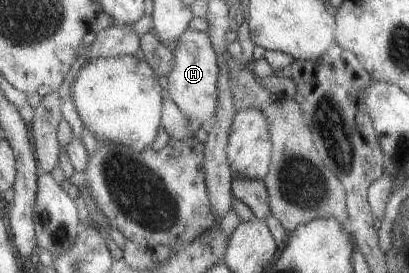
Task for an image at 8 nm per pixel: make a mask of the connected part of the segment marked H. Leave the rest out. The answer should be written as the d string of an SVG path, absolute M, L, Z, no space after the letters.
M187 27L170 48L172 63L166 74L168 97L189 121L195 122L199 127L207 127L217 107L217 79L220 69L212 42L205 32Z

